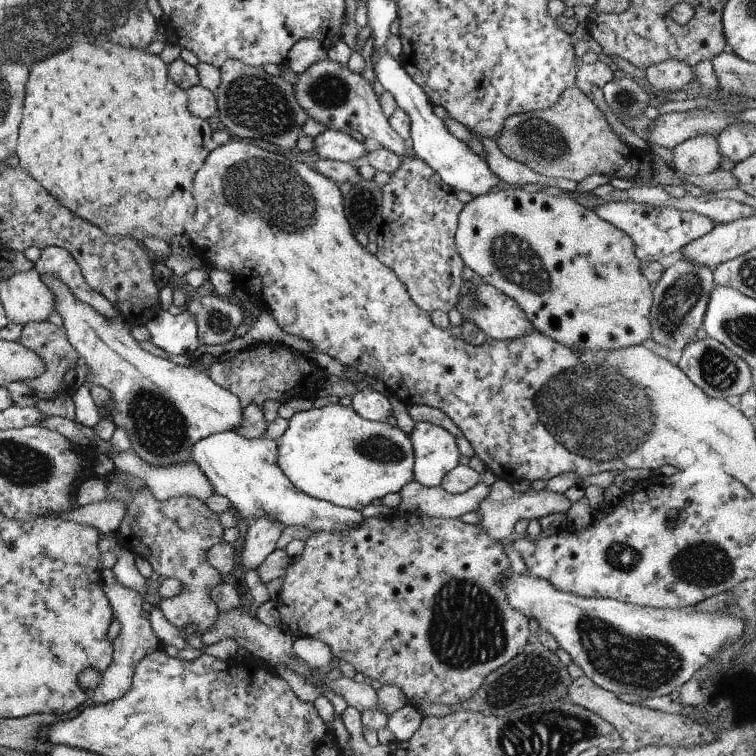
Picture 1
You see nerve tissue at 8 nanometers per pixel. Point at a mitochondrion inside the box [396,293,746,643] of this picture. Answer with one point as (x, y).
(629, 415)

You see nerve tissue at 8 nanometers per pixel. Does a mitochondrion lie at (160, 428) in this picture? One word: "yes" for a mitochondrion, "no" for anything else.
yes

